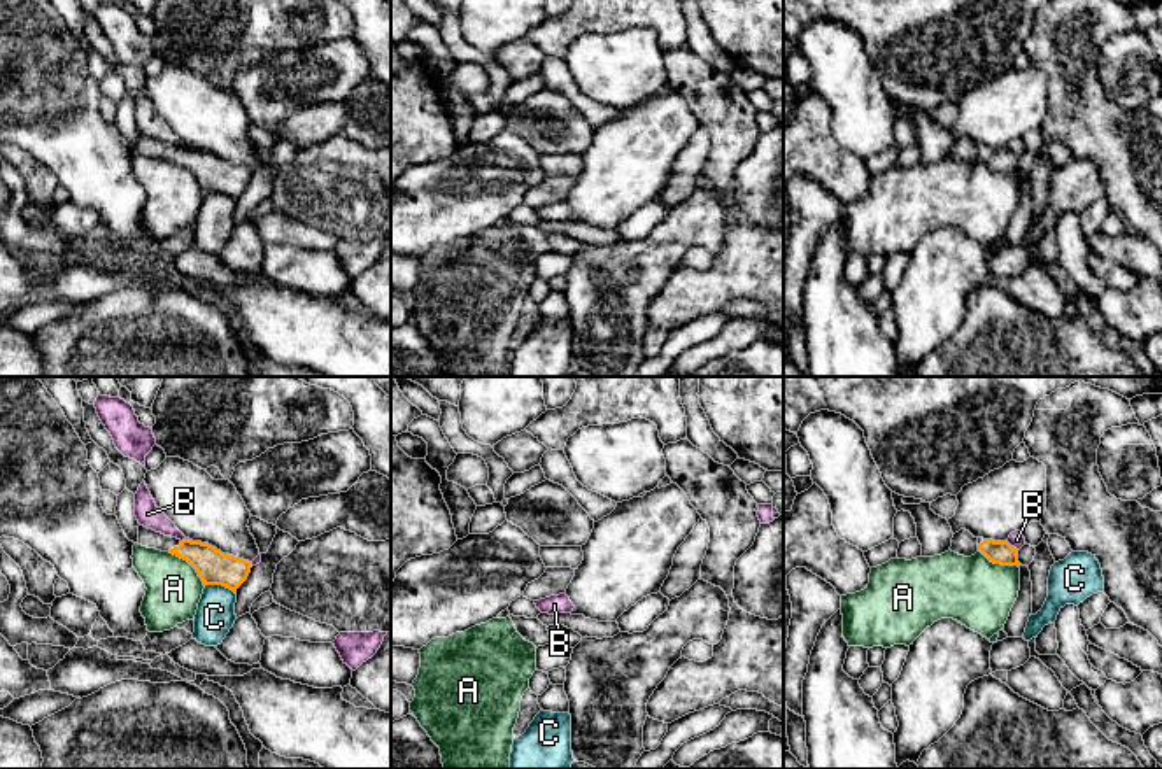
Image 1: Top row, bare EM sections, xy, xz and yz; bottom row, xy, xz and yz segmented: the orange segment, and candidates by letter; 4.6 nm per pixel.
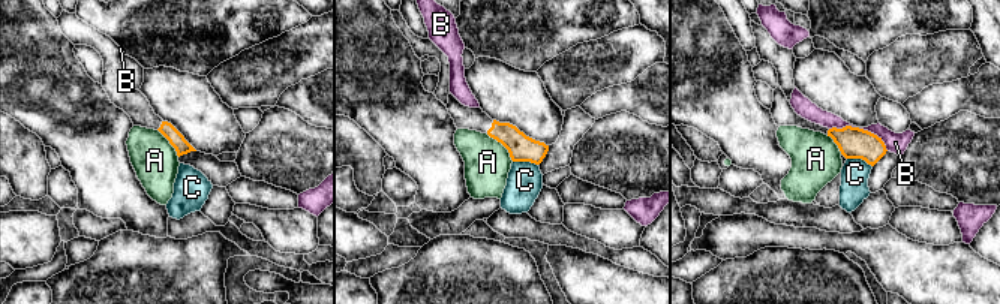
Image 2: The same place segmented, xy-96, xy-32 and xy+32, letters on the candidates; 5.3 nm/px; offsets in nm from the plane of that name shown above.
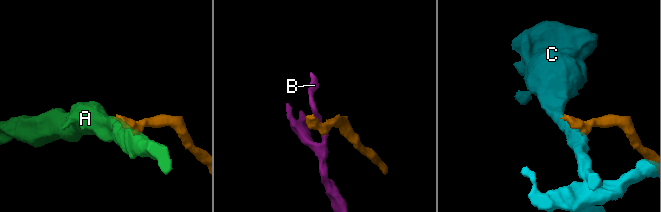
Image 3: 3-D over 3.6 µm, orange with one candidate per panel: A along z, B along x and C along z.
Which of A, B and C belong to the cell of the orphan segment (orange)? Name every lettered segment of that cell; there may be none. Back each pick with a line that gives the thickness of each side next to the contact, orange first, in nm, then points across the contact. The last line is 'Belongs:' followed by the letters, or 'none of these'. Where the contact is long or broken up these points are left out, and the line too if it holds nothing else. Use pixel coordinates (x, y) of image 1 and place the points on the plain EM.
Belongs: none of these

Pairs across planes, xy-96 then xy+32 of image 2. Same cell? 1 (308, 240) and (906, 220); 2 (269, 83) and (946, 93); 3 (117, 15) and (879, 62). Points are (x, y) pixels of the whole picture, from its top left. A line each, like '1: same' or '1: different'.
1: same
2: different
3: different

